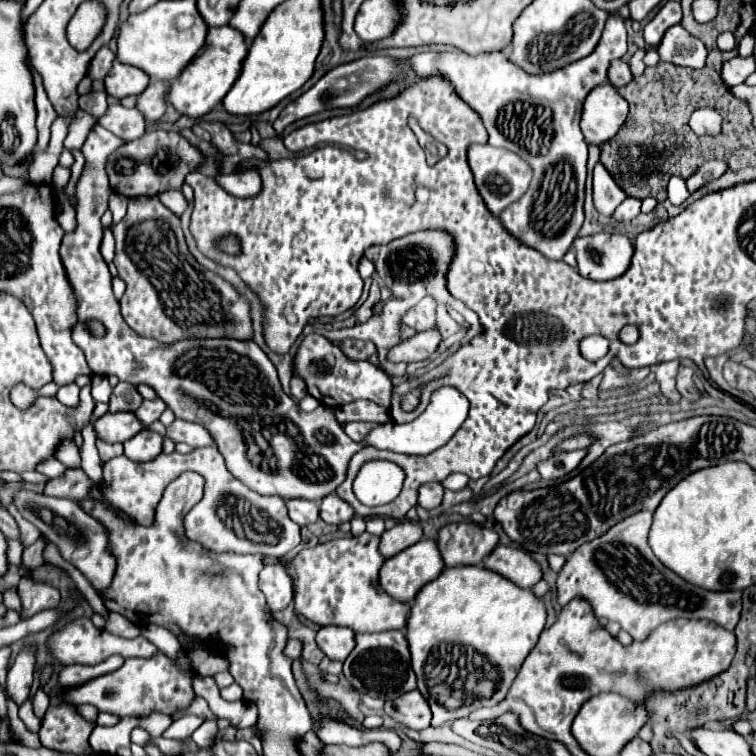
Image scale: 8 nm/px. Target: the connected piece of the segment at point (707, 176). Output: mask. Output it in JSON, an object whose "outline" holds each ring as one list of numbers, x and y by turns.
{"outline":[[710,159,710,161,706,161,692,177,688,177,686,179,686,185,688,185,688,191,692,193,692,191,696,191,698,187,702,187,702,185,706,185,708,181,712,181,712,179,716,179,716,177,720,177,724,171,726,171,726,161,720,161,720,159]]}

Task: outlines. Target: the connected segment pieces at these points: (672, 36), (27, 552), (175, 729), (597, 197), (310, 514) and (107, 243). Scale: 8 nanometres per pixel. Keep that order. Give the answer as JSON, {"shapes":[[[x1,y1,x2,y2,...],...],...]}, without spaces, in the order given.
{"shapes":[[[682,25,668,29,658,45,660,61,668,61,674,65,682,65,682,67,694,67,694,69,704,67,706,53,708,51,704,43,692,37]],[[38,539,34,545,26,547,26,549,24,549,24,555,22,555,24,565,28,565,30,569,40,567,40,565,44,563,44,559,42,559,42,549,44,549,44,541,42,541,42,539]],[[184,715,180,719,176,719,164,733,164,737,172,737,172,739,188,739,200,725,202,725,202,717,196,715]],[[602,163,594,167,594,205,602,215,612,215,614,209,626,199,626,193,616,185]],[[290,499,286,501,288,515,298,525,310,525,318,519,318,503,308,499]],[[106,229,104,231,104,239,102,239,102,245,100,245,100,251,102,251,104,261,110,263,112,257,114,257,114,237,112,237,112,229]]]}

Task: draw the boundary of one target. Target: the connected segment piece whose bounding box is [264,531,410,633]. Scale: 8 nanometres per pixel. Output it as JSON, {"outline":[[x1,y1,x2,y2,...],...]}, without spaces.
{"outline":[[364,531,360,537,332,539,312,549,302,549,290,561,266,557,264,565,284,565,288,569,294,583,294,609,316,625,342,625,354,633,402,629,410,605,394,601,382,589,374,587,378,583,378,569,384,563,384,557,378,553,378,543,380,537]]}

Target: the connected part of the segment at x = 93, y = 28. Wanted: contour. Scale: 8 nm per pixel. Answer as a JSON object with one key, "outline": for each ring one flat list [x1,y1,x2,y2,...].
{"outline":[[98,1,82,3,82,13,74,13,72,21,68,23,66,37,70,43,88,45,100,33,106,19,106,11]]}

